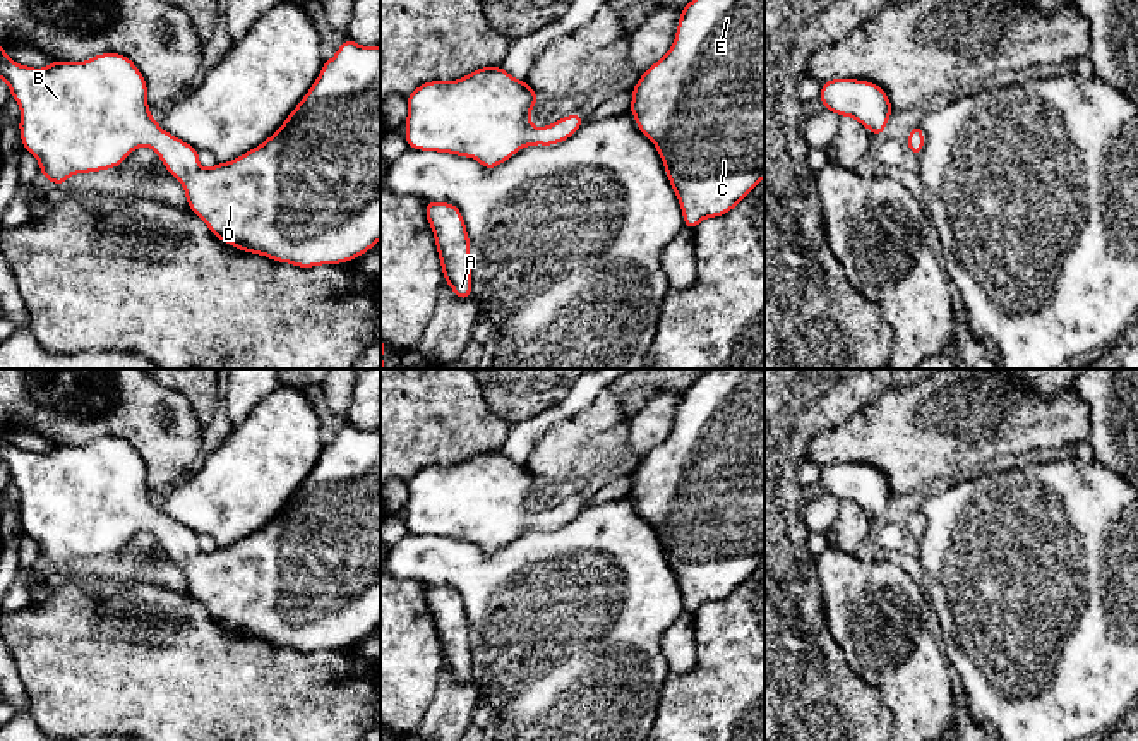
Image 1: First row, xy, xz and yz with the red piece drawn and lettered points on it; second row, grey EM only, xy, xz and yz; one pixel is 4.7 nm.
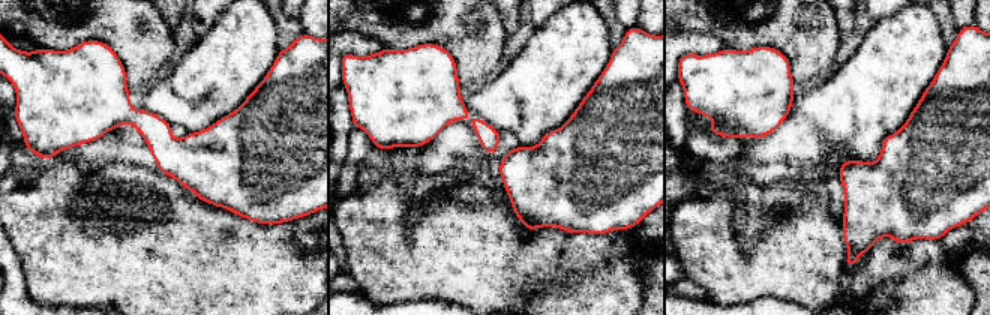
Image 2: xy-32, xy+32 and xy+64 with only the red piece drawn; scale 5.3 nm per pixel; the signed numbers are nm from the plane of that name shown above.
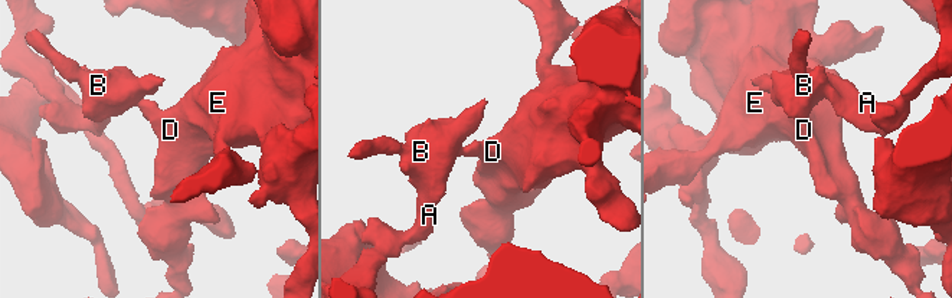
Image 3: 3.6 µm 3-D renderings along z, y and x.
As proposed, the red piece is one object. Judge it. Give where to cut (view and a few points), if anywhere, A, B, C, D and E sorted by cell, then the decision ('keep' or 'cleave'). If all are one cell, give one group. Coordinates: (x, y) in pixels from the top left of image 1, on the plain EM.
no cut; A B C D E; keep

